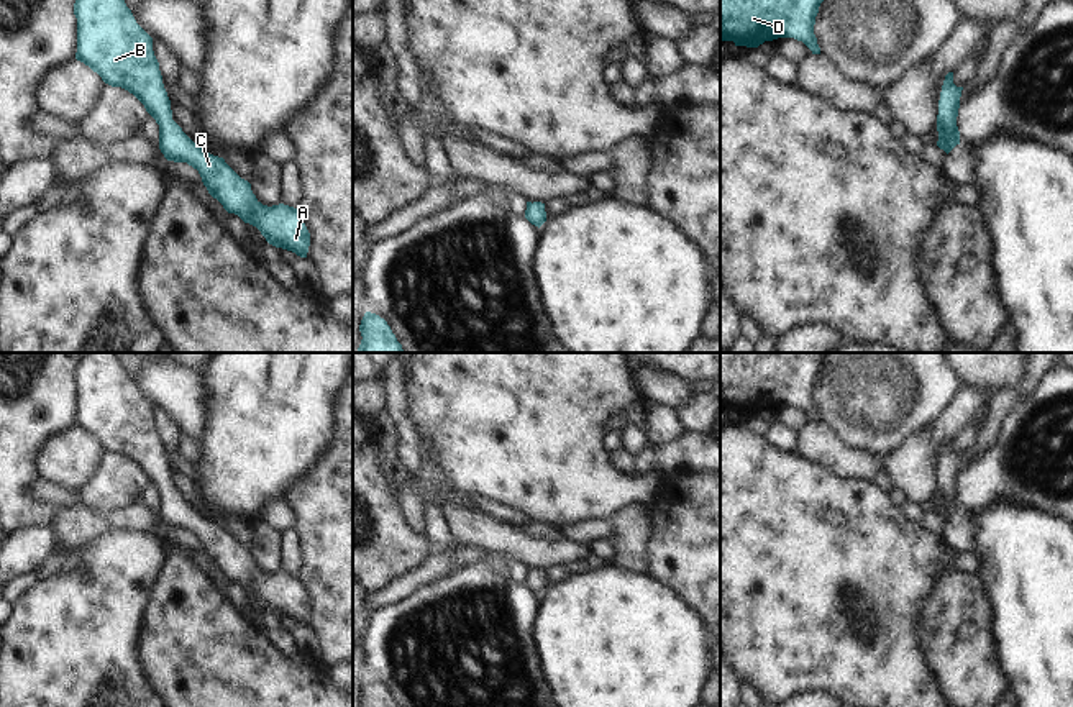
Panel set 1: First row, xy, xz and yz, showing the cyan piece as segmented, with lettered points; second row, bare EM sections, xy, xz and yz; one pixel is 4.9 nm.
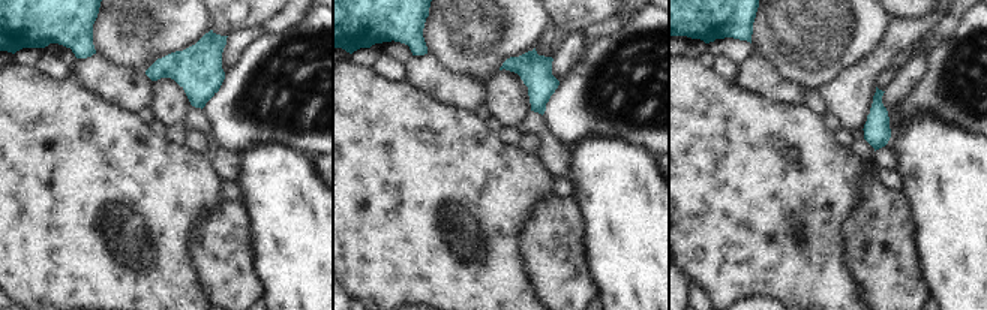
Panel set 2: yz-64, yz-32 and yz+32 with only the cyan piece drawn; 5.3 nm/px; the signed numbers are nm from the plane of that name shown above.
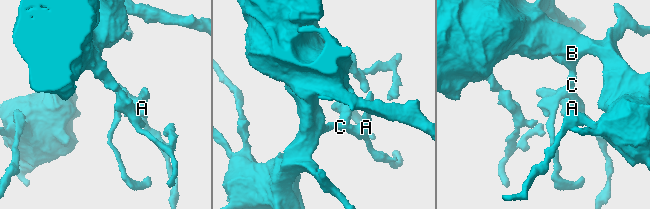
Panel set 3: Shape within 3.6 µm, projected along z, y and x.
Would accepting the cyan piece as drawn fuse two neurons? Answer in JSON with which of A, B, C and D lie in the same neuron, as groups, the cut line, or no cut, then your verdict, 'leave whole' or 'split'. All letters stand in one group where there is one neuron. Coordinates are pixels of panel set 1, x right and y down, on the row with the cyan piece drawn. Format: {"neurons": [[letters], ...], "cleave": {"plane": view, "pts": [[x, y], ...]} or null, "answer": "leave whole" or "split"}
{"neurons": [["A", "B", "C", "D"]], "cleave": null, "answer": "leave whole"}

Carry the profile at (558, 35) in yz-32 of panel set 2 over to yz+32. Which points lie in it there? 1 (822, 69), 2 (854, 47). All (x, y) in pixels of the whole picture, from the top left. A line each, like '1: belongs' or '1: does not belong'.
1: does not belong
2: does not belong

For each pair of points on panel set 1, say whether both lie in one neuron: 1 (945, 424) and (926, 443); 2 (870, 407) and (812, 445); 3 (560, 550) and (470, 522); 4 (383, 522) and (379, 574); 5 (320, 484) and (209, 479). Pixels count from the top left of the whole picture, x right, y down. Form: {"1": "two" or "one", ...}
{"1": "one", "2": "two", "3": "one", "4": "one", "5": "two"}

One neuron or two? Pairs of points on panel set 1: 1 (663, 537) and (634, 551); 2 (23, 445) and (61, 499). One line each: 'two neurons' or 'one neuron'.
1: two neurons
2: two neurons

